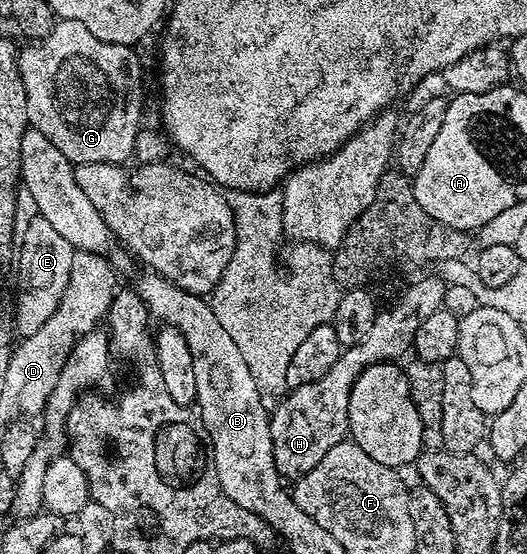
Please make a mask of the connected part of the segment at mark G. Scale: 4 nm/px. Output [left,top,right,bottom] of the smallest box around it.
[18,20,144,166]

